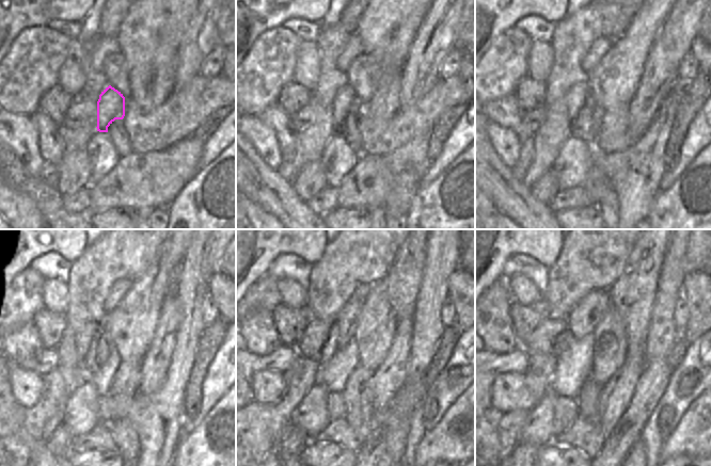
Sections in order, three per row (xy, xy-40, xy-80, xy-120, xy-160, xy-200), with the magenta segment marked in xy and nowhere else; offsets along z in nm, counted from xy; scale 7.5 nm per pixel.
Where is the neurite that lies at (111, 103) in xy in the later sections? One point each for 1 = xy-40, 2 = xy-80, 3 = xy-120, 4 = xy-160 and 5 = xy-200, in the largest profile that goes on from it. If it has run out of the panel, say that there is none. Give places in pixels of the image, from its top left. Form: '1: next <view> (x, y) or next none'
1: next xy-40 (345, 98)
2: next xy-80 (577, 98)
3: next xy-120 (74, 343)
4: next xy-160 (317, 332)
5: next xy-200 (542, 339)

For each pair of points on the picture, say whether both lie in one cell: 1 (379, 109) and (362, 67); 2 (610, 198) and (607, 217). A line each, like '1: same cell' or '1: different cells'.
1: different cells
2: same cell

